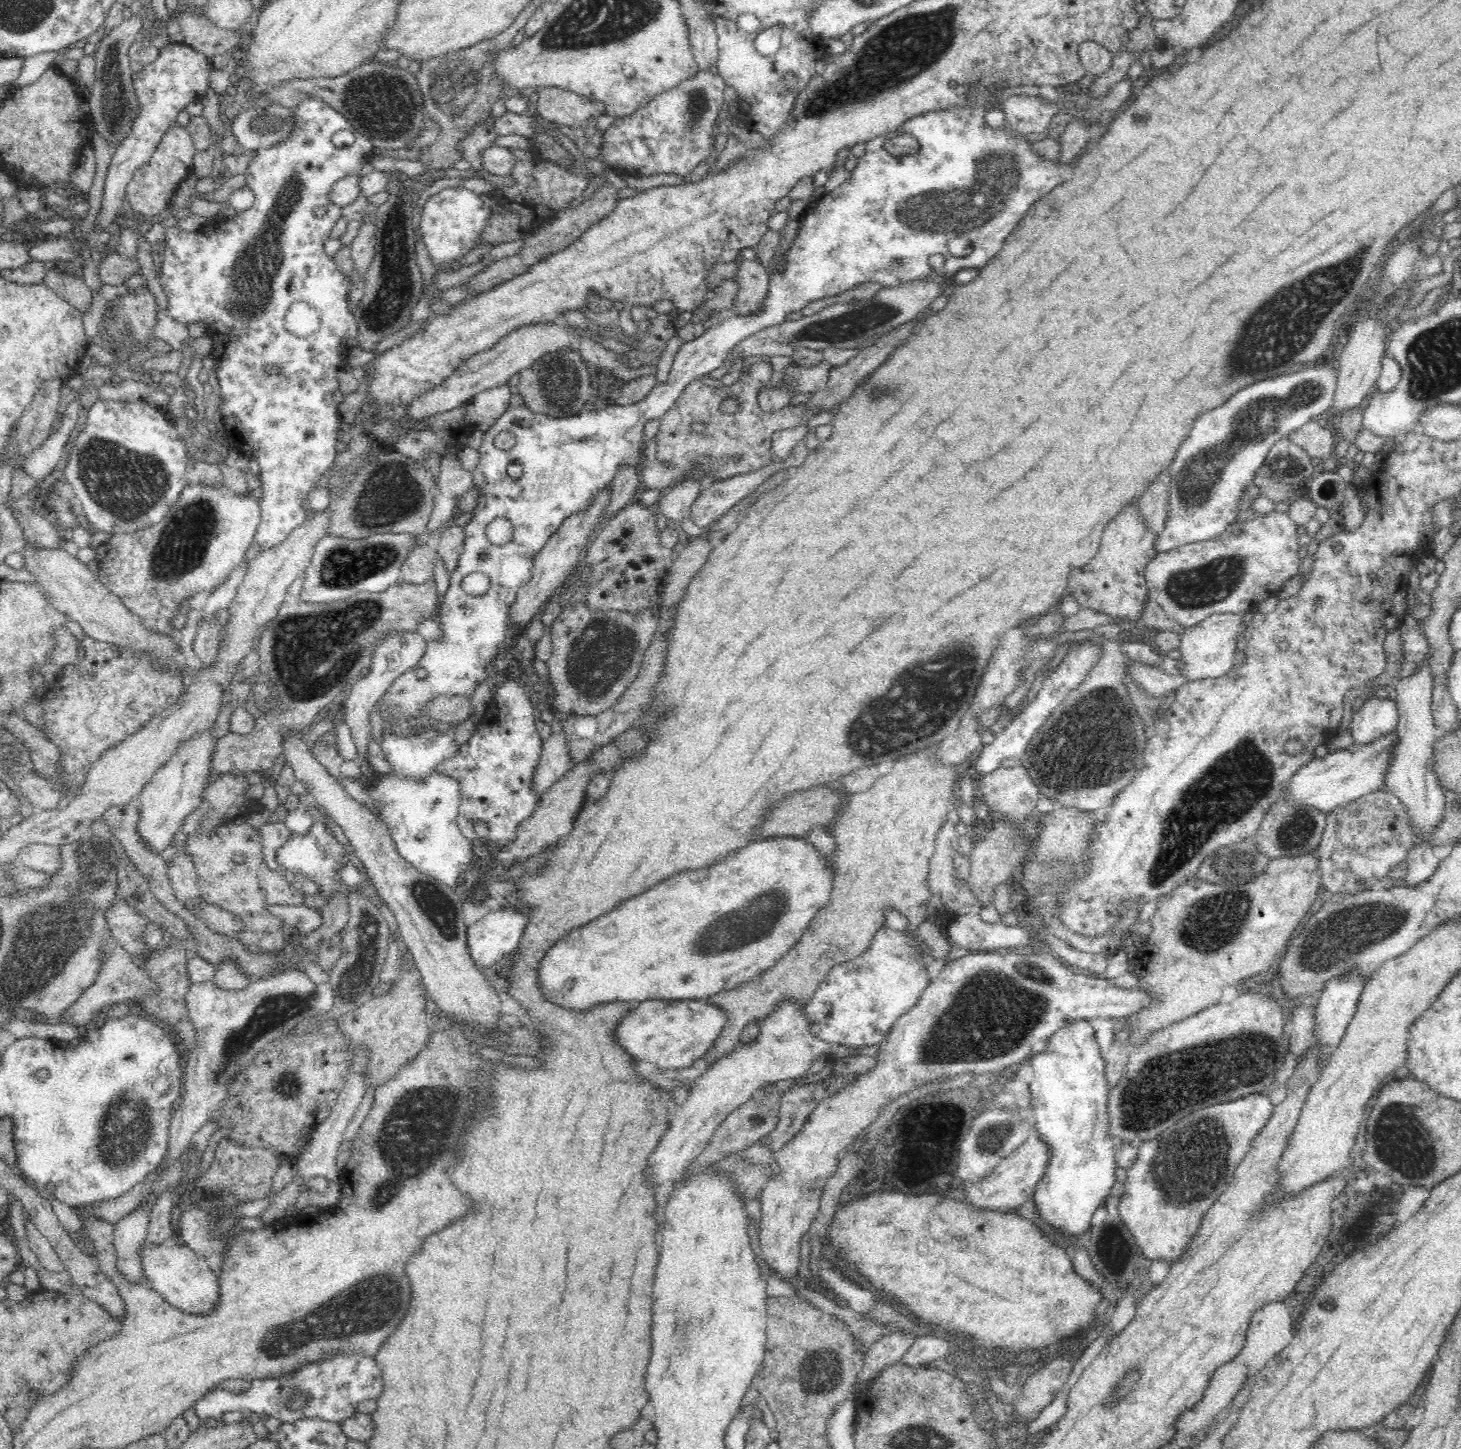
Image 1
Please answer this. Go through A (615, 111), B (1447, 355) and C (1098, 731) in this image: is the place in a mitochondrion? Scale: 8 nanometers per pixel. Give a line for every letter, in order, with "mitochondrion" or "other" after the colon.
A: other
B: mitochondrion
C: mitochondrion

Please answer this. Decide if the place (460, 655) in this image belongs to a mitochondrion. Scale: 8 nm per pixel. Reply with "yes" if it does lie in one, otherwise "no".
yes

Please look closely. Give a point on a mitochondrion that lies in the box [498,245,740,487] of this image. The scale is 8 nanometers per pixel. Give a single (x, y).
(565, 399)

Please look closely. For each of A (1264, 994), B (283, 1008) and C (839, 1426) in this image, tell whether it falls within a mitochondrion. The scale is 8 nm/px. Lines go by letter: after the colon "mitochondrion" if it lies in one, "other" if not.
A: other
B: mitochondrion
C: other

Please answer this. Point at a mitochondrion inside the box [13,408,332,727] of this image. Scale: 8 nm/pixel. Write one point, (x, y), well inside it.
(124, 484)

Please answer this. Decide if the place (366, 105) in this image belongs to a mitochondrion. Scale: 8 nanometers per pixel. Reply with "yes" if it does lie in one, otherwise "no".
yes

